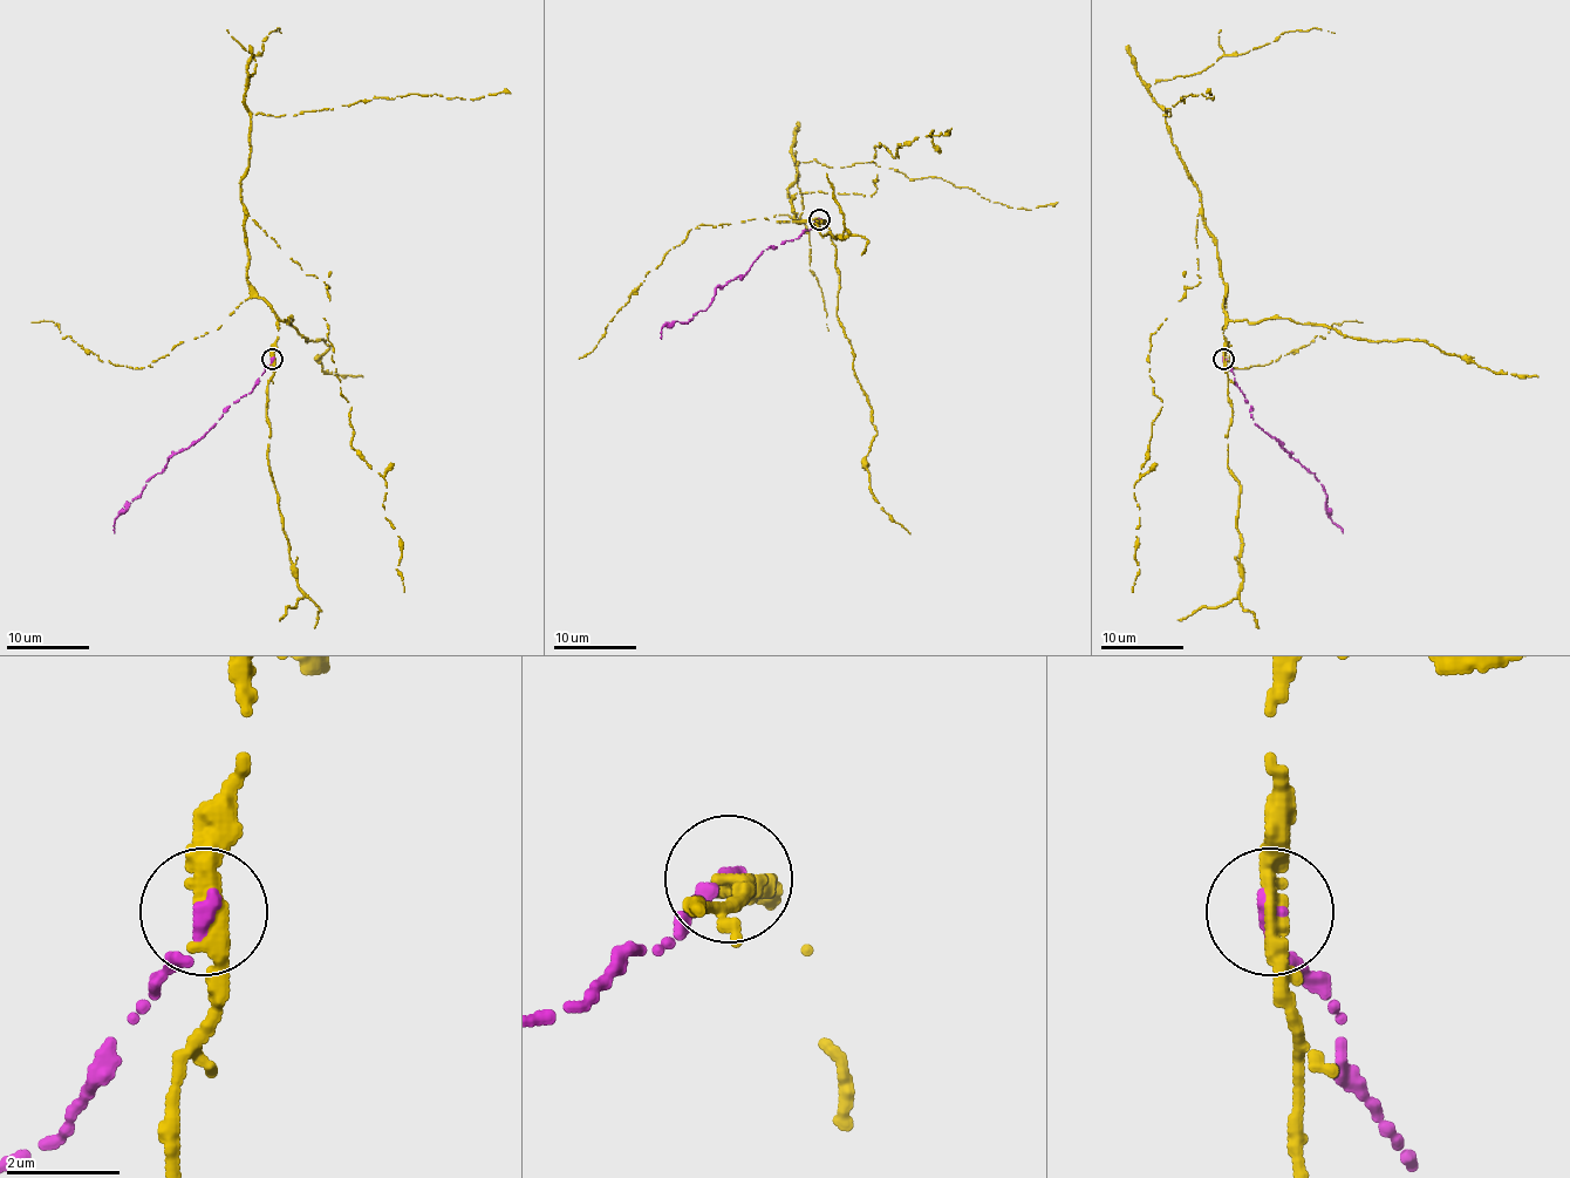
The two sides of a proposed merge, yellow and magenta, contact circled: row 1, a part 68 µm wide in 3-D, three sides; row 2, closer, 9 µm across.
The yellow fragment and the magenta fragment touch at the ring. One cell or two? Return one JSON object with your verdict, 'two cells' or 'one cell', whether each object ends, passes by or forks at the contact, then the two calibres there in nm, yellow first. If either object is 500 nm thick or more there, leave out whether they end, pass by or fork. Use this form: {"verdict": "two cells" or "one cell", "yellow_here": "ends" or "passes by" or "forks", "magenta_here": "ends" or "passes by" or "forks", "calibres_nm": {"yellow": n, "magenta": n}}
{"verdict": "two cells", "yellow_here": "passes by", "magenta_here": "ends", "calibres_nm": {"yellow": 360, "magenta": 280}}

